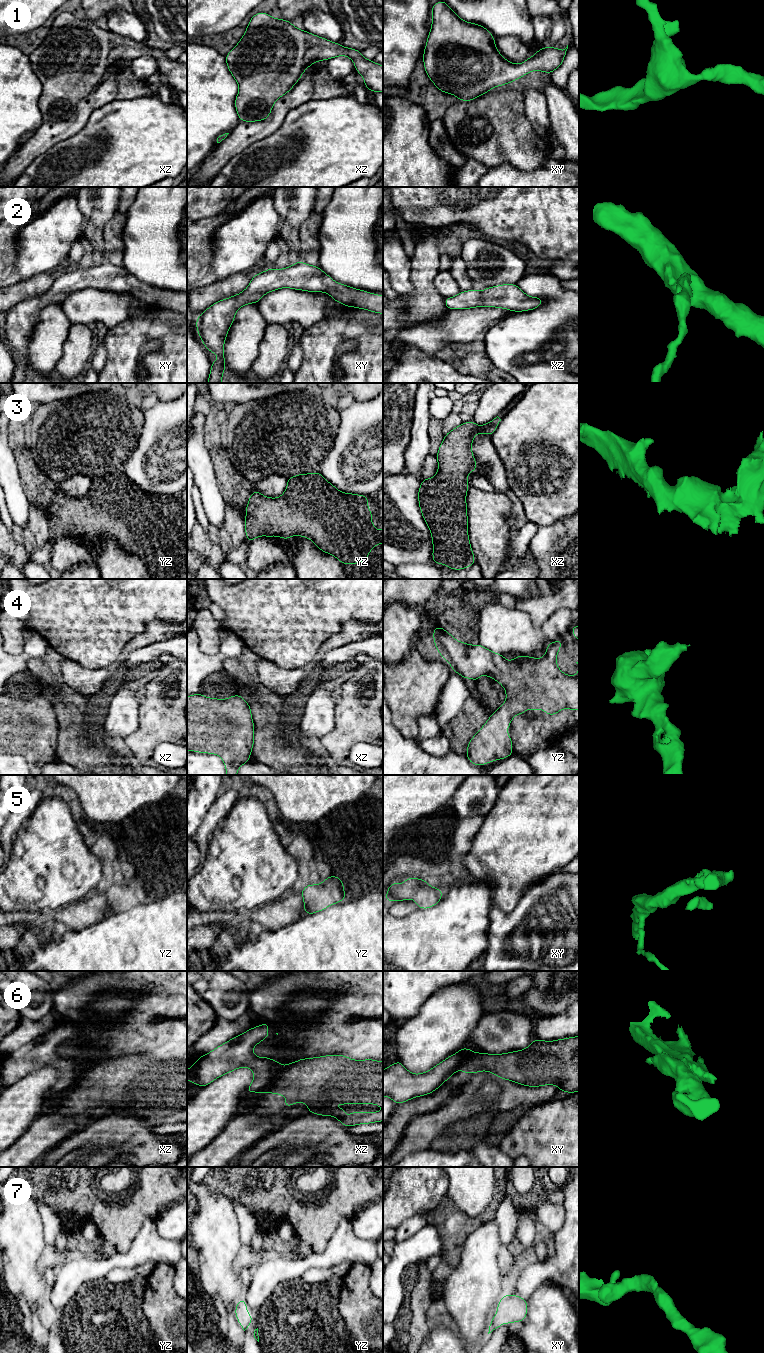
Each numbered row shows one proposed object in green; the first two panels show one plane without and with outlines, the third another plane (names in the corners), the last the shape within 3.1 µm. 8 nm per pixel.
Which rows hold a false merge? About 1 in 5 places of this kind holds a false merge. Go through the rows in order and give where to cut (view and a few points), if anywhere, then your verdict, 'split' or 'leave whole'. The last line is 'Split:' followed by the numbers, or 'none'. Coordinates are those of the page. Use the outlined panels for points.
1: cut none; leave whole
2: cut none; leave whole
3: cut none; leave whole
4: cut none; leave whole
5: cut none; leave whole
6: cut xz (281, 1067), (272, 1080), (267, 1092); split
7: cut none; leave whole
Split: 6

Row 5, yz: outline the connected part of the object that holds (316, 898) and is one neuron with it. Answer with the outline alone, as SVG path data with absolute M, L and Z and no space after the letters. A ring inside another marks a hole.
M335 875L329 876L318 885L309 883L300 893L306 915L317 913L346 899L343 882Z

